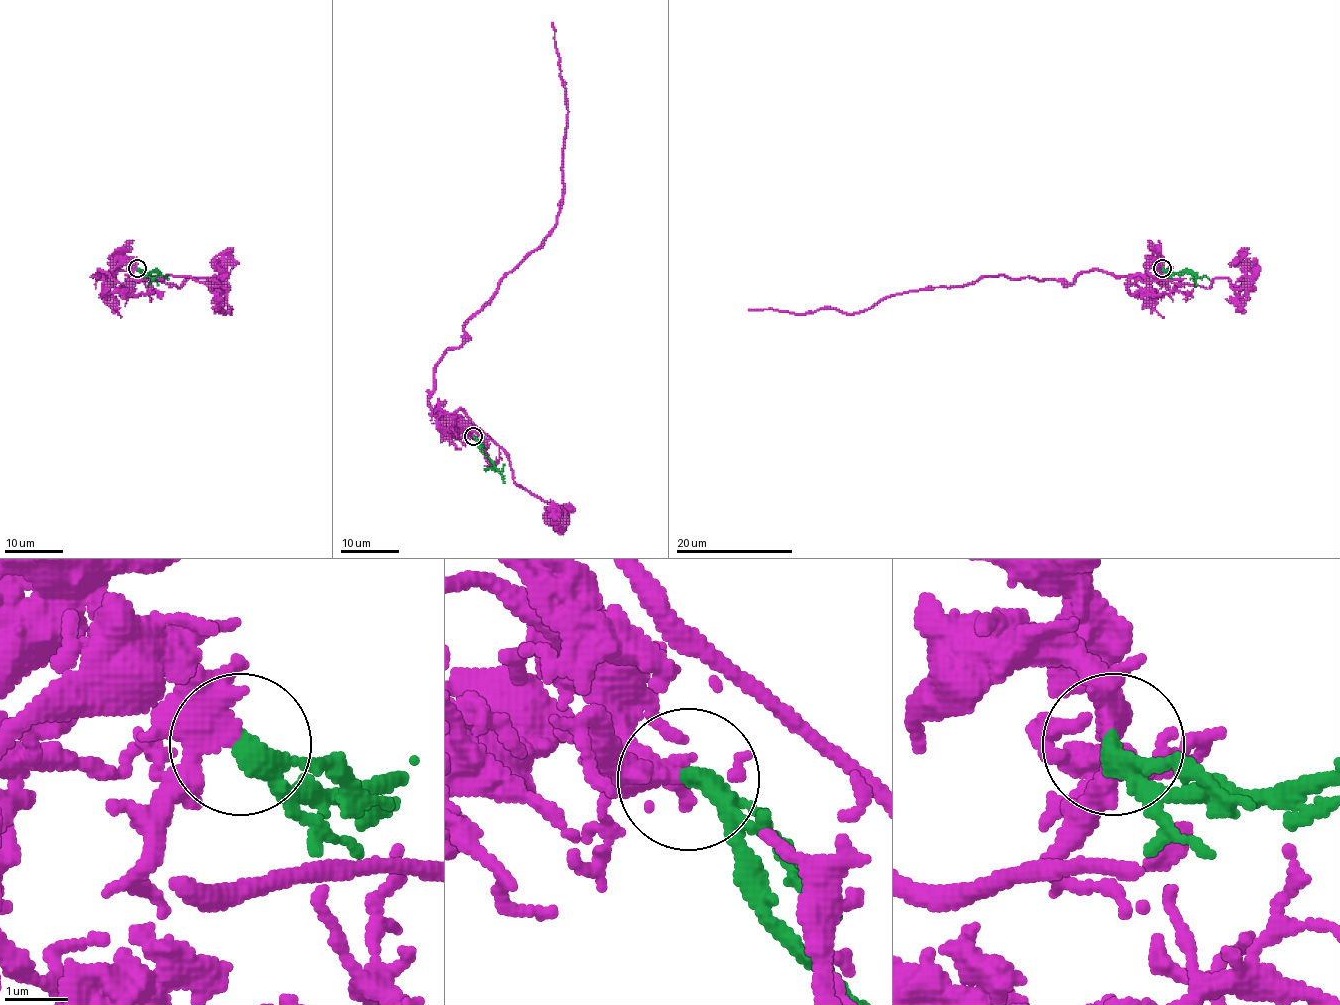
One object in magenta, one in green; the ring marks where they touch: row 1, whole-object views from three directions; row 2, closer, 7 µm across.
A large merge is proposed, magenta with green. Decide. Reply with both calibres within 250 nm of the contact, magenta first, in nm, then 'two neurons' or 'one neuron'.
320 nm thick on the magenta side, 280 nm on the other; one neuron

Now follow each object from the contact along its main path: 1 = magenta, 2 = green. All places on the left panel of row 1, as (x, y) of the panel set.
1: (136, 268), (125, 261), (92, 275), (100, 269), (122, 283), (190, 275), (227, 291), (230, 313), (215, 310)
2: (136, 268), (141, 272), (158, 272), (169, 280)

